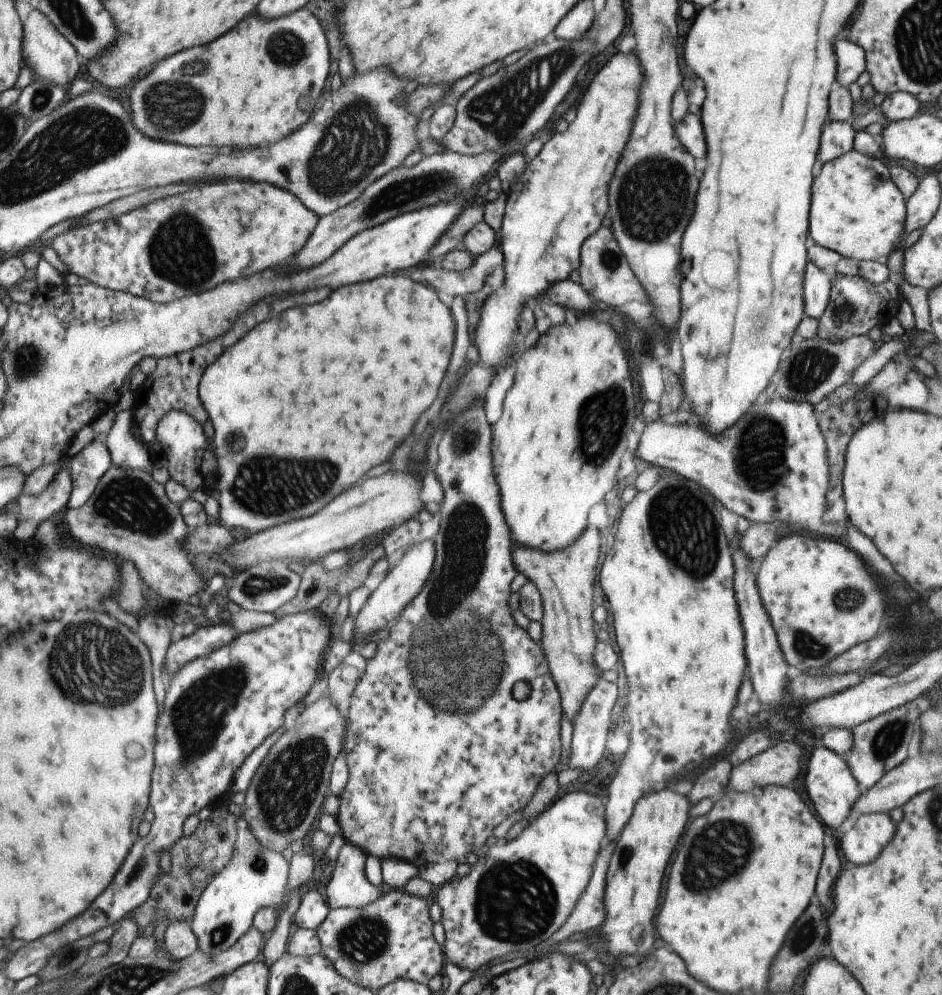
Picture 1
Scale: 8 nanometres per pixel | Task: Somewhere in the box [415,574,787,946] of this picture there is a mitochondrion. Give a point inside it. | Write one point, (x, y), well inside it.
(722, 849)

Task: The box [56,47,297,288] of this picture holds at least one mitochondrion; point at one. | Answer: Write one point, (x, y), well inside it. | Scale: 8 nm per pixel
(167, 107)

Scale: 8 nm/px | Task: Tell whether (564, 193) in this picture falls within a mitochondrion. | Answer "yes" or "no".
no

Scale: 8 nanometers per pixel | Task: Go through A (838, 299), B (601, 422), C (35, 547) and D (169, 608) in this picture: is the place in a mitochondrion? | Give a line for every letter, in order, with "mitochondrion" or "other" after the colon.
A: other
B: mitochondrion
C: other
D: other

